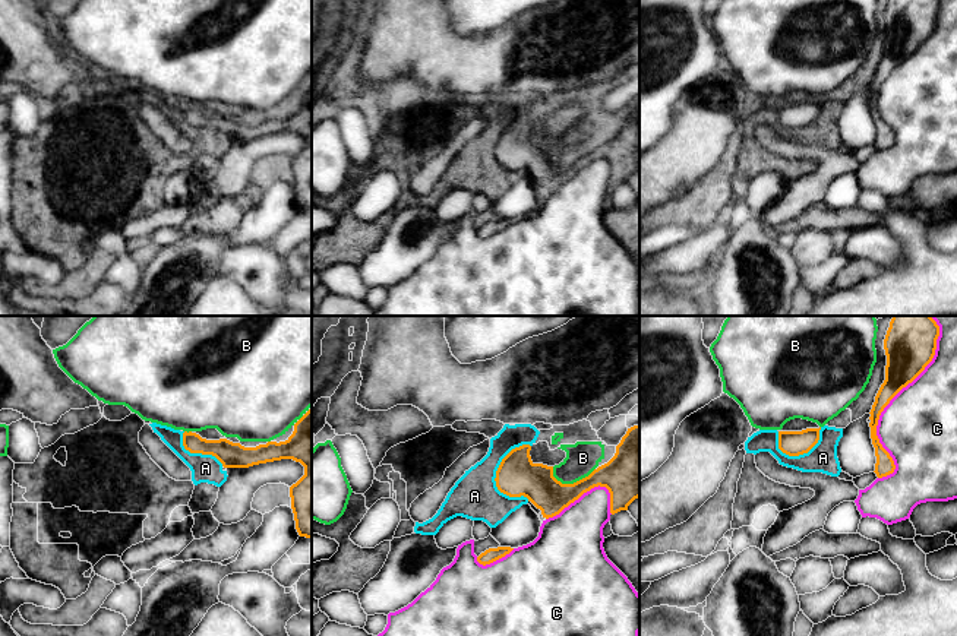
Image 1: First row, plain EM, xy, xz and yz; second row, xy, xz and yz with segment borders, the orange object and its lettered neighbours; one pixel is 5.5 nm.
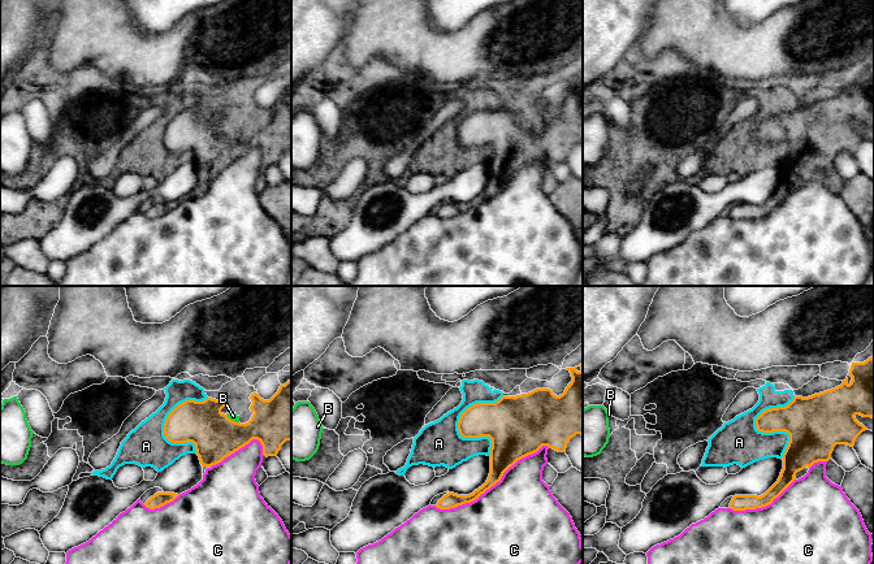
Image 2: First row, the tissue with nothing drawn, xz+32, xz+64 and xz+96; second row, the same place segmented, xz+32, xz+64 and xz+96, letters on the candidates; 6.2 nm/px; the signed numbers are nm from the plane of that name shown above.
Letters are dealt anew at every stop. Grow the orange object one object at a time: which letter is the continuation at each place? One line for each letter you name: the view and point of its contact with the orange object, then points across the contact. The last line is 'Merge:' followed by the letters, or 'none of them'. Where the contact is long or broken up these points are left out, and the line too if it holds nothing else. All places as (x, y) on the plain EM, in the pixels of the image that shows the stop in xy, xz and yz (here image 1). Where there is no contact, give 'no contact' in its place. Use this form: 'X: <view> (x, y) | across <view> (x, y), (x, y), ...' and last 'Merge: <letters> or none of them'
Merge: none of them

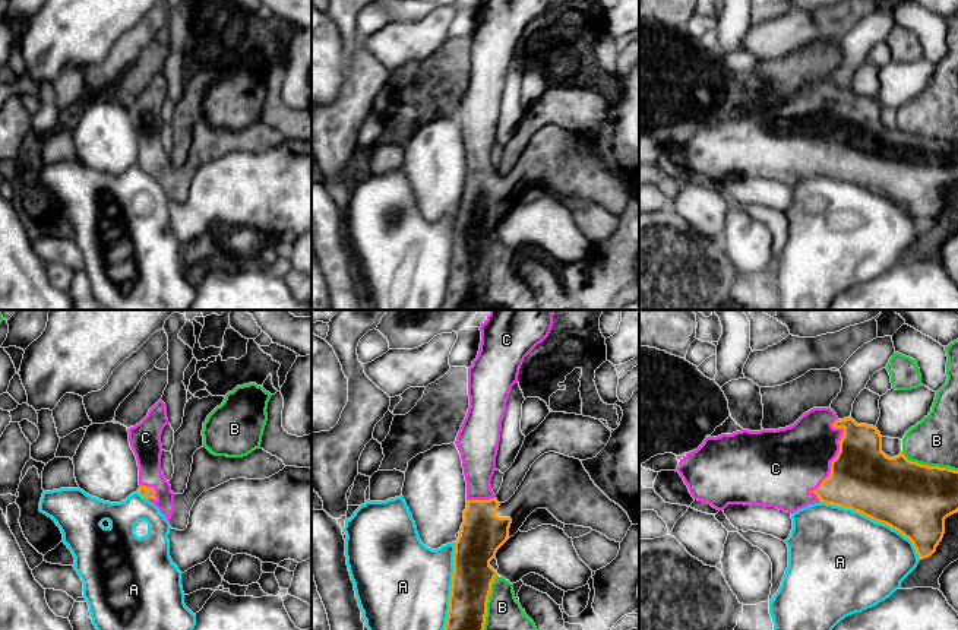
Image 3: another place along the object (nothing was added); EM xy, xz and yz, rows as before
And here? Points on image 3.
C: yz (837, 129)
Merge: C

